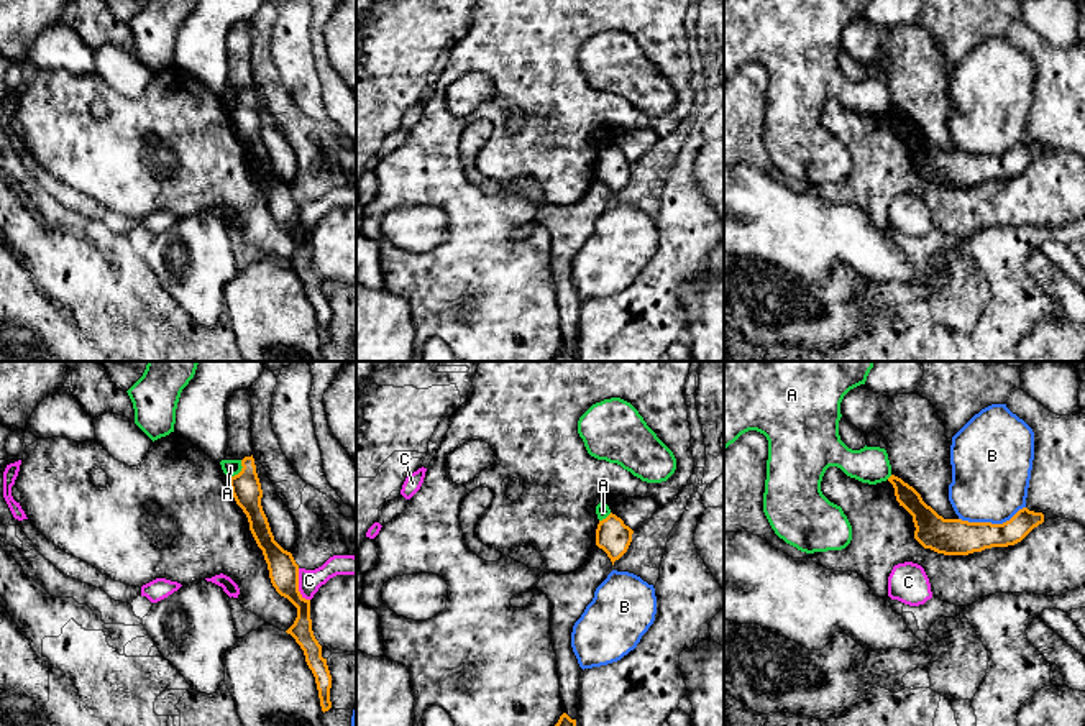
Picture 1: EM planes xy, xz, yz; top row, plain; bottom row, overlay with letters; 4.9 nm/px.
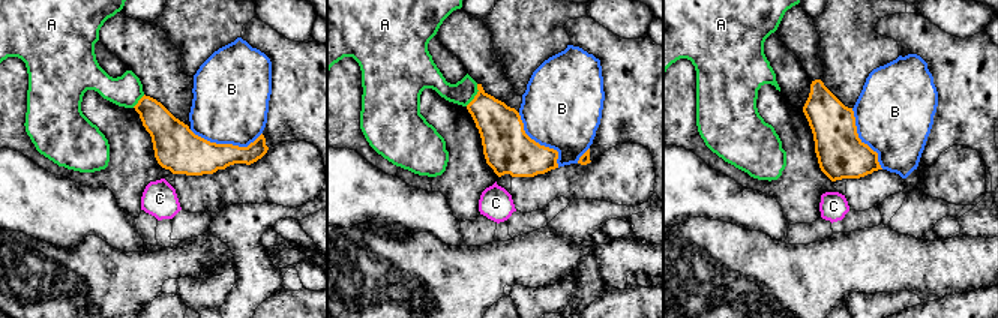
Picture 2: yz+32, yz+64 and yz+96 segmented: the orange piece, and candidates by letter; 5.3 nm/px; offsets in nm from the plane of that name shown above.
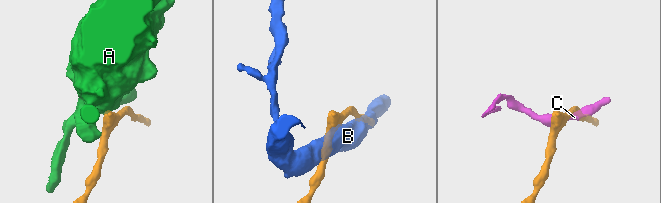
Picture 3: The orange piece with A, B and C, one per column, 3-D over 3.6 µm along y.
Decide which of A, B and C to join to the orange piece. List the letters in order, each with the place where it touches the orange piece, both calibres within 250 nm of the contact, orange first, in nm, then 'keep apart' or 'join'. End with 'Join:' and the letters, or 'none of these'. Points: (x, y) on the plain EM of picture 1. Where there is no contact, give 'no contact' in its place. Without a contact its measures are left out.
A: xy (240, 104) | 140/80 nm | keep apart
B: yz (990, 155) | 180/380 nm | keep apart
C: xy (297, 217) | 140/110 nm | keep apart
Join: none of these

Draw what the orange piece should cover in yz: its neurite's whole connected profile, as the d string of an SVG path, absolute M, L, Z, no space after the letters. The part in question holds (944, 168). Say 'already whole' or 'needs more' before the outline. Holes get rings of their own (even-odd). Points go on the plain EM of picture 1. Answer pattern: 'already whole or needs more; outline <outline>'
already whole; outline M891 107L888 113L895 120L900 138L913 148L914 171L924 181L937 186L968 187L991 179L1014 177L1044 154L1042 145L1034 145L1028 140L1019 141L1003 156L944 151L901 110Z

